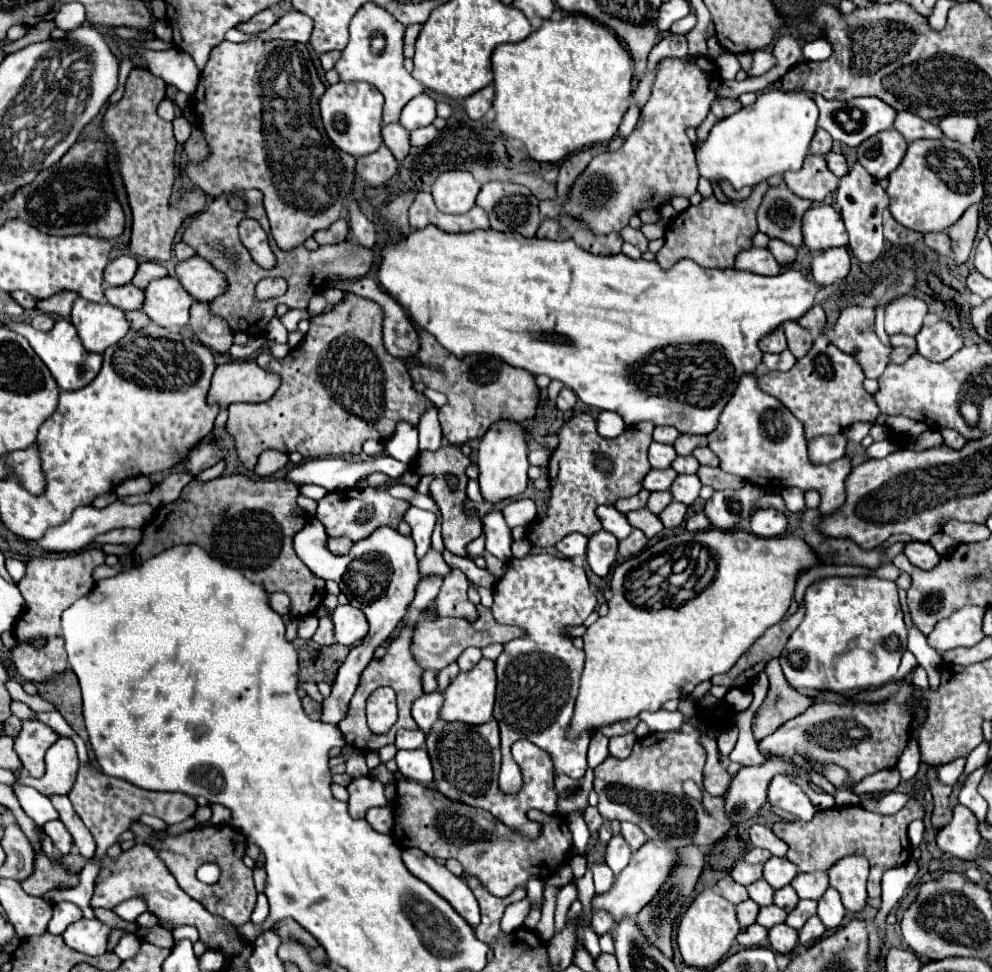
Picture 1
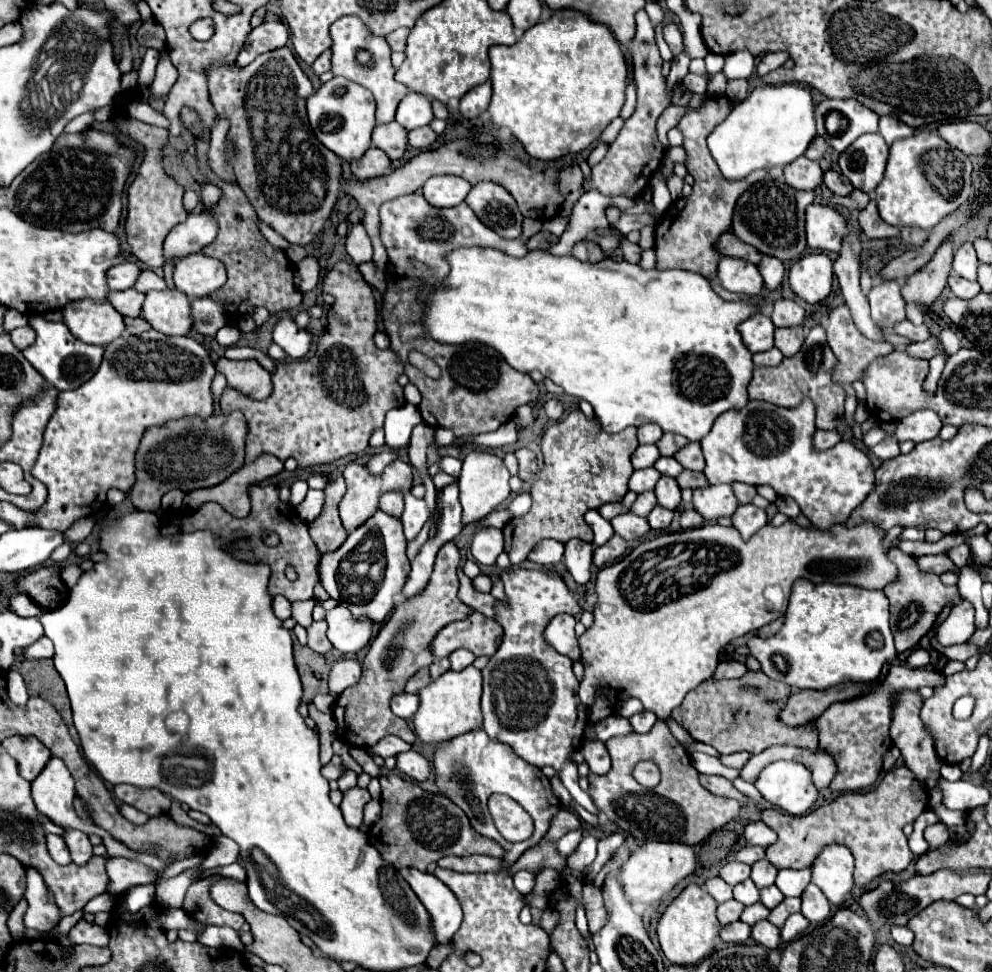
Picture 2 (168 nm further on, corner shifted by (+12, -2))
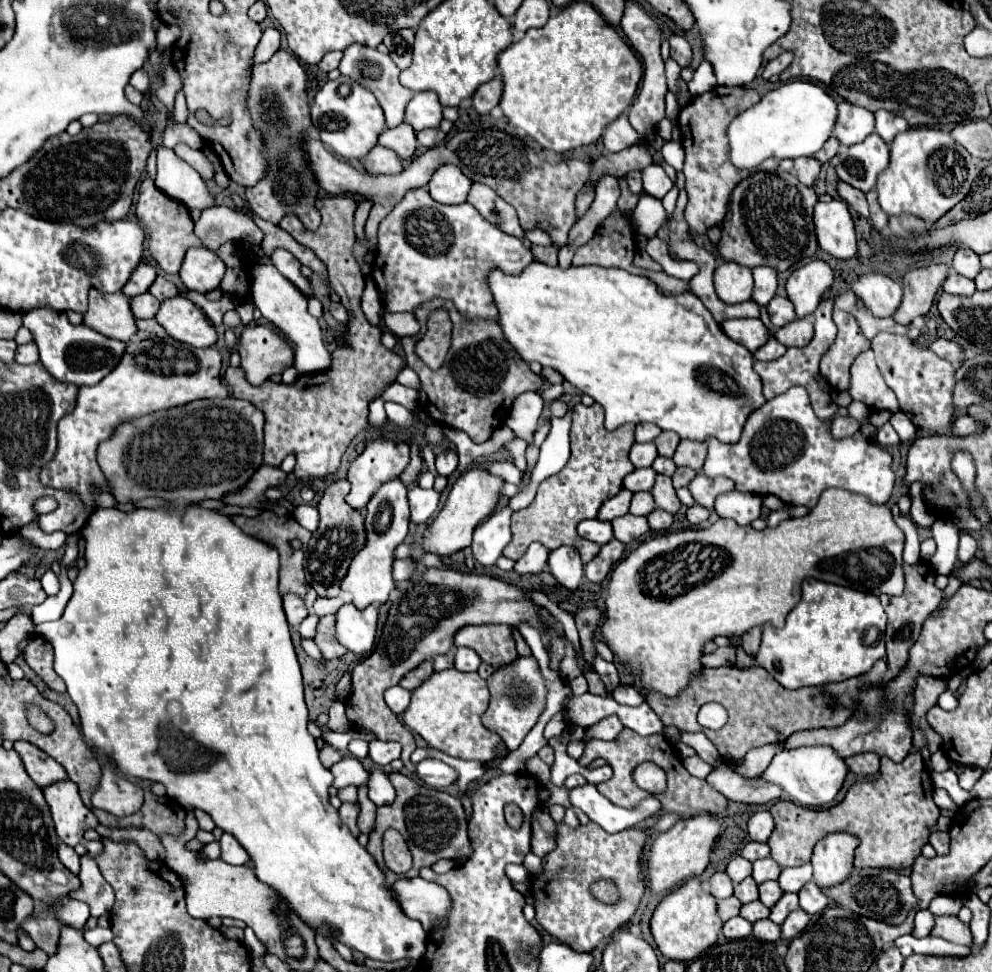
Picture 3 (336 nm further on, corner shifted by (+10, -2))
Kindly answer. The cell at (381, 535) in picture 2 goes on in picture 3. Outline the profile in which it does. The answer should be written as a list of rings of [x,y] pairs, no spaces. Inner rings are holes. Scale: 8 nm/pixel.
[[[400,479],[388,481],[384,483],[384,487],[380,487],[380,491],[376,491],[376,495],[368,501],[368,513],[366,513],[366,545],[354,555],[346,577],[342,579],[340,587],[342,591],[350,593],[352,603],[358,609],[366,609],[368,605],[380,607],[388,601],[394,585],[394,577],[392,577],[392,565],[394,565],[394,551],[396,547],[404,541],[406,533],[408,533],[408,519],[410,519],[410,511],[408,511],[408,501],[406,501],[406,487],[402,485]]]

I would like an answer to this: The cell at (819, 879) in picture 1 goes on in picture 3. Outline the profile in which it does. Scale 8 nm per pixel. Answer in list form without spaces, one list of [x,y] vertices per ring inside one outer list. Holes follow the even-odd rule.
[[[800,865],[800,867],[792,867],[792,869],[782,869],[778,883],[782,887],[782,891],[792,891],[798,893],[808,881],[812,879],[812,865]]]

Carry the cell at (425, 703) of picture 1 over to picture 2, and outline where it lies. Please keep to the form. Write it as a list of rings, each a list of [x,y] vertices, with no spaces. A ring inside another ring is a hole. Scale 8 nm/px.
[[[402,693],[402,695],[396,695],[392,701],[390,701],[390,707],[392,707],[392,713],[402,717],[402,719],[410,719],[416,709],[420,705],[420,699],[418,695],[410,695],[410,693]]]

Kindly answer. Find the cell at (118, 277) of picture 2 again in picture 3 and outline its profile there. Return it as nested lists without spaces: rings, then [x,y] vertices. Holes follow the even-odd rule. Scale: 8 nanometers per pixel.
[[[140,263],[140,265],[134,269],[134,273],[132,273],[132,277],[128,279],[128,283],[122,287],[122,293],[124,293],[126,297],[134,297],[134,295],[140,295],[140,293],[148,291],[148,287],[150,287],[150,283],[156,279],[156,275],[158,275],[158,271],[156,271],[154,267],[146,265],[146,263]]]

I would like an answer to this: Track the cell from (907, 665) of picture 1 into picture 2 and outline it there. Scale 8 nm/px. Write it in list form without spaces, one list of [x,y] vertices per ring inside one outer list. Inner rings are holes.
[[[916,649],[908,655],[906,663],[914,665],[914,667],[922,667],[922,665],[928,665],[930,663],[930,653],[926,649]]]

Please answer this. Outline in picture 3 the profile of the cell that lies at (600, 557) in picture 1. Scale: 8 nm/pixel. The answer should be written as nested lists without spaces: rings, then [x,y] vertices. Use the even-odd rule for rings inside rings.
[[[558,547],[550,553],[548,559],[550,573],[568,589],[578,589],[584,579],[584,561],[574,547]]]

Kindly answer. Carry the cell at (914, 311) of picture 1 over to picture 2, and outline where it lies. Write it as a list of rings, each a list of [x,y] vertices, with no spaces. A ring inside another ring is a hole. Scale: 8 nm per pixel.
[[[882,281],[874,285],[868,293],[870,309],[872,309],[872,319],[884,327],[886,331],[894,327],[894,323],[904,321],[904,299],[900,295],[900,287],[896,281]]]

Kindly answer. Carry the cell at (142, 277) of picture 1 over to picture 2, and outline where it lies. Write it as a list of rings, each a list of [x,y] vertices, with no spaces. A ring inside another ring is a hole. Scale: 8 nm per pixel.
[[[146,269],[146,271],[142,271],[142,275],[138,277],[138,283],[134,285],[134,289],[136,289],[136,291],[140,291],[140,293],[152,291],[152,289],[162,291],[162,289],[166,289],[166,281],[164,281],[162,277],[158,277],[154,271]]]

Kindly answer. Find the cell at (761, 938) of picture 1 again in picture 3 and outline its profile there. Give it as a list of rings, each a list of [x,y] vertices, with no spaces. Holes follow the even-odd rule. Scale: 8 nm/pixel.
[[[732,917],[730,921],[724,923],[722,933],[726,939],[744,939],[752,933],[752,923],[742,917]]]

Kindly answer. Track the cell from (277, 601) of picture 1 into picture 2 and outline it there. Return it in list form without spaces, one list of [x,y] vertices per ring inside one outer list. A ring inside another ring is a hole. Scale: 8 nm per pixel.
[[[276,595],[274,597],[274,613],[282,621],[288,619],[290,617],[290,601],[286,597],[282,597],[282,595]]]

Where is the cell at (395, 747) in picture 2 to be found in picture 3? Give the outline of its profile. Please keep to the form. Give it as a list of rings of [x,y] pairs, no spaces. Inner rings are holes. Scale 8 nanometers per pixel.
[[[370,741],[368,757],[370,757],[376,765],[380,765],[380,767],[384,767],[384,765],[388,765],[390,761],[398,759],[400,753],[402,753],[400,743],[394,743],[394,741]]]

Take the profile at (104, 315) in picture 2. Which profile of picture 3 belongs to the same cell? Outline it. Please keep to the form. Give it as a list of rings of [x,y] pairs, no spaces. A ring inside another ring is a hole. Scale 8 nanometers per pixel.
[[[96,289],[90,291],[90,307],[84,313],[84,325],[102,333],[108,339],[128,343],[136,333],[134,315],[128,307],[130,299],[122,293],[104,295]]]

